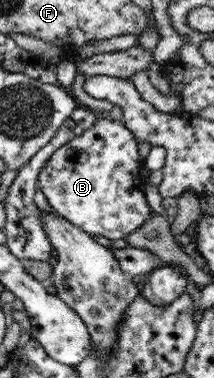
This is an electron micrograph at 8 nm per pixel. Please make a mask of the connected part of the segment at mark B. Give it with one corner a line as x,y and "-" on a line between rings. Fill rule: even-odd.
99,115
91,128
73,137
51,155
39,171
36,185
53,210
71,224
91,235
105,236
112,241
125,239
148,222
152,215
152,208
146,201
147,182
143,180
143,159
139,159
137,144
135,135
122,122
112,121
107,115

